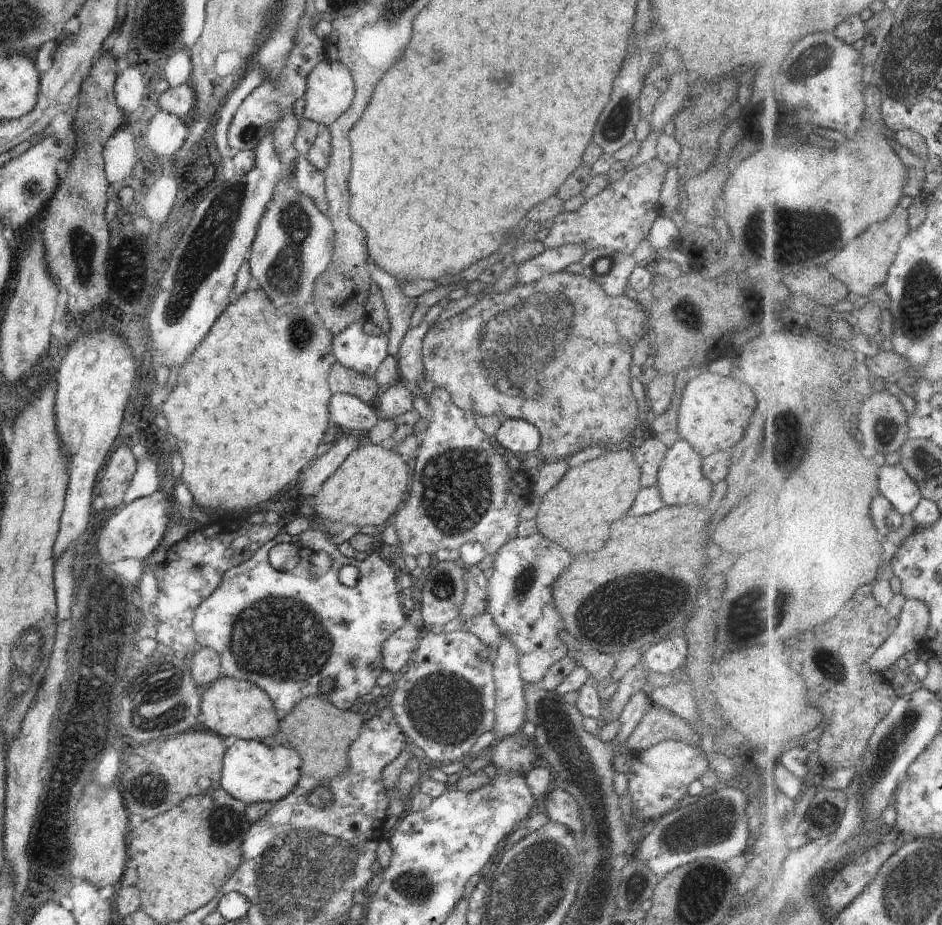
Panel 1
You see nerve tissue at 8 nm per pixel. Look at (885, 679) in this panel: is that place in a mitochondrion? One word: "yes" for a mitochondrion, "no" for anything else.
no

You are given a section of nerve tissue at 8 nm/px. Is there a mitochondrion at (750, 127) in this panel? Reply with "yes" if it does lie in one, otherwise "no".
no

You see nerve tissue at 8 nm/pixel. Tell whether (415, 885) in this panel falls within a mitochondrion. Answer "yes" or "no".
yes

